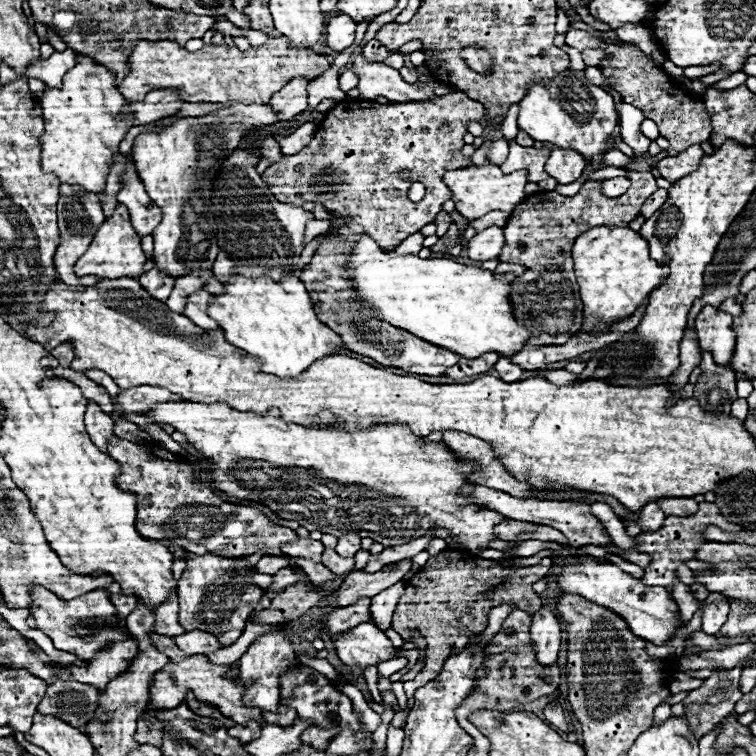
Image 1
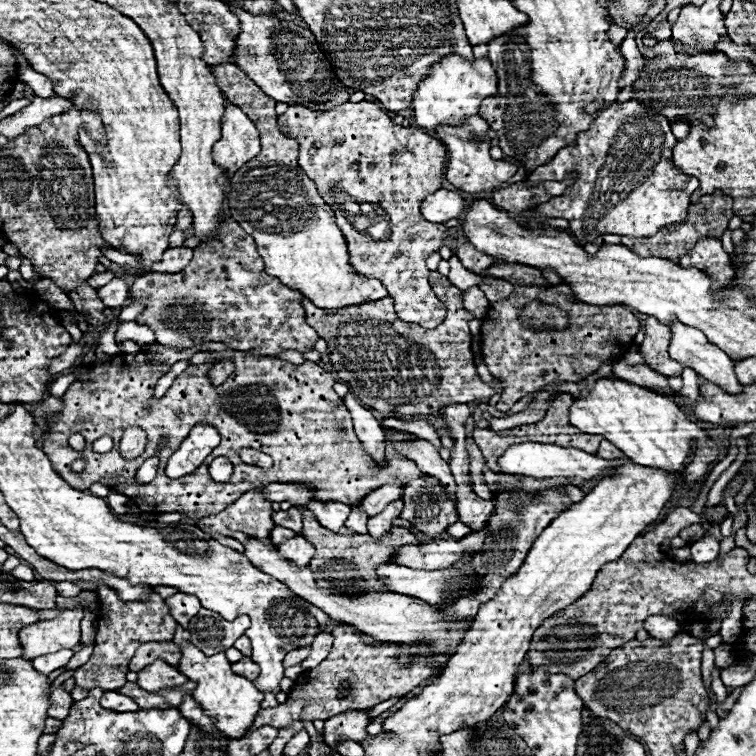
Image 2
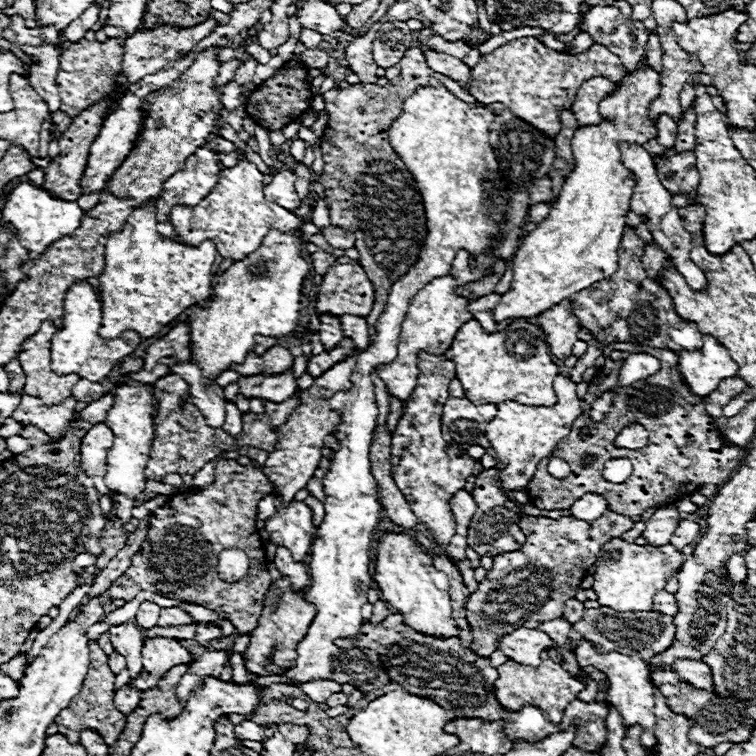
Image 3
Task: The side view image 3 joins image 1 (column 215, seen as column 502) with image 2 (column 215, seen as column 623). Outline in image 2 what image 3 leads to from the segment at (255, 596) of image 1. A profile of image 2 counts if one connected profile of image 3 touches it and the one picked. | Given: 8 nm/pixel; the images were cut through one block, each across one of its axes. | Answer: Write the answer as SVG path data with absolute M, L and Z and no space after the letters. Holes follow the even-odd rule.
M248 490L220 514L200 518L198 528L206 534L222 536L244 532L264 544L270 544L270 530L276 526L272 522L270 504L272 502L268 502L258 490Z

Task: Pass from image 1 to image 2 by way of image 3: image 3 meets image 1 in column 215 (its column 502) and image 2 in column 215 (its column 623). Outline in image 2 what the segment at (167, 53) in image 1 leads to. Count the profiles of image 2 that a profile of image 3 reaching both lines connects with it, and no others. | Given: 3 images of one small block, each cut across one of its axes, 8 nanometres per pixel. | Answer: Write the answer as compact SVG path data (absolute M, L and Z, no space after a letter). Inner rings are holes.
M224 62L210 66L218 88L236 106L252 118L260 130L262 150L246 162L230 180L228 206L230 216L254 236L256 248L266 262L266 272L280 278L292 290L302 292L308 300L324 310L376 302L388 292L376 278L364 278L348 266L344 236L340 234L332 208L318 196L314 182L298 166L298 142L284 136L276 124L274 100L268 98L236 64Z

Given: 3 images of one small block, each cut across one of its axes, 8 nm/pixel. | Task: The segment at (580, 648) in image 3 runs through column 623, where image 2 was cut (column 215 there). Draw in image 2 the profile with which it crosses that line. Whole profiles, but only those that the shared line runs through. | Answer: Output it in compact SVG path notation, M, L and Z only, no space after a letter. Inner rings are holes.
M178 626L174 634L174 644L180 648L180 654L182 654L178 662L178 670L184 676L188 676L188 680L194 680L198 684L194 690L194 700L204 708L208 716L218 720L216 722L218 730L222 730L228 738L242 738L244 730L248 730L248 726L252 724L252 718L260 710L260 702L264 694L260 694L260 690L256 690L256 686L250 680L234 674L224 654L206 656L202 650L198 650L190 642L188 630Z

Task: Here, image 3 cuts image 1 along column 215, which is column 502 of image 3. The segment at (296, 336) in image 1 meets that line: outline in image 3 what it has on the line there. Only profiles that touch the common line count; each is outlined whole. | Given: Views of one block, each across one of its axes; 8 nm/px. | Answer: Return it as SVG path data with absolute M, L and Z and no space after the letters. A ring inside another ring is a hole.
M642 60L646 66L644 70L628 72L622 78L622 84L616 84L616 88L600 100L600 116L606 120L596 126L580 126L574 132L572 138L572 154L574 154L574 170L566 176L566 182L558 194L558 200L552 204L550 214L546 220L542 220L536 230L532 230L526 238L520 242L520 250L516 252L516 258L512 260L512 272L514 280L506 294L502 294L500 304L494 310L496 320L504 318L530 318L538 316L546 308L562 302L564 298L570 298L572 294L578 294L580 290L592 286L598 280L610 278L618 270L618 246L626 228L626 214L630 212L630 198L632 190L636 186L634 174L622 164L620 148L618 144L646 144L648 140L658 136L658 130L654 122L648 116L648 106L660 92L660 74L650 68L646 60Z

